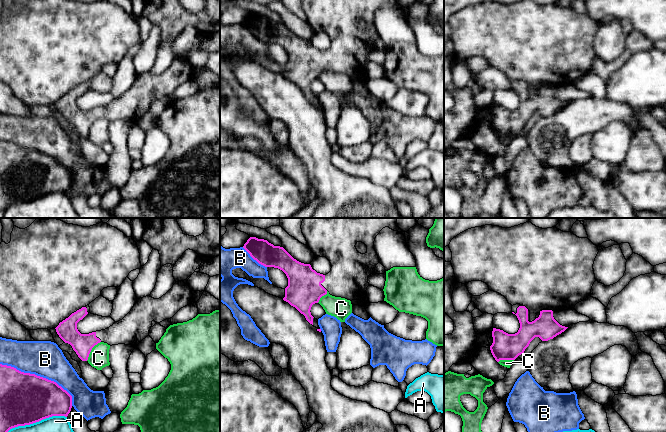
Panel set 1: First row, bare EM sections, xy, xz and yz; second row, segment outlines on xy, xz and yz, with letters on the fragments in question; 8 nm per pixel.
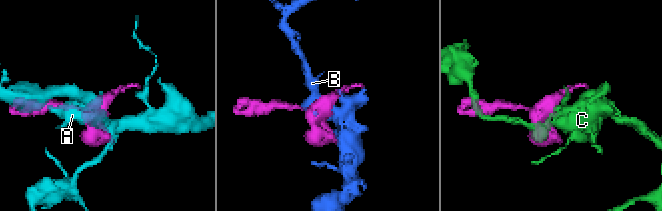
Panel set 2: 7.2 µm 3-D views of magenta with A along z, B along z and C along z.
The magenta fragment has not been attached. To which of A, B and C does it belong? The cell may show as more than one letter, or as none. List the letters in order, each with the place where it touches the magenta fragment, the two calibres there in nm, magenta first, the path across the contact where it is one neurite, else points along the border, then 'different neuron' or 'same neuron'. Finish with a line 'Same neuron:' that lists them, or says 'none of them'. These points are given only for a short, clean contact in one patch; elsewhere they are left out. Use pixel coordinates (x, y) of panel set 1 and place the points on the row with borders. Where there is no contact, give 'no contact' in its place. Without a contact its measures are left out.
A: xy (36, 421) | 400/130 nm | different neuron
B: xy (39, 376) | 400/280 nm | different neuron
C: xy (91, 349) | 170/160 nm | different neuron
Same neuron: none of them

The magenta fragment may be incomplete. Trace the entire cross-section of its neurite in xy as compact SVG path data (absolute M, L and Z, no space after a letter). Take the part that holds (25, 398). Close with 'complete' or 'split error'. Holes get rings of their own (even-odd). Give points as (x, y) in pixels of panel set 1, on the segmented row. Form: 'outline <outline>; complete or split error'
outline M0 364L0 432L52 416L67 417L71 408L72 396L56 382Z; complete

